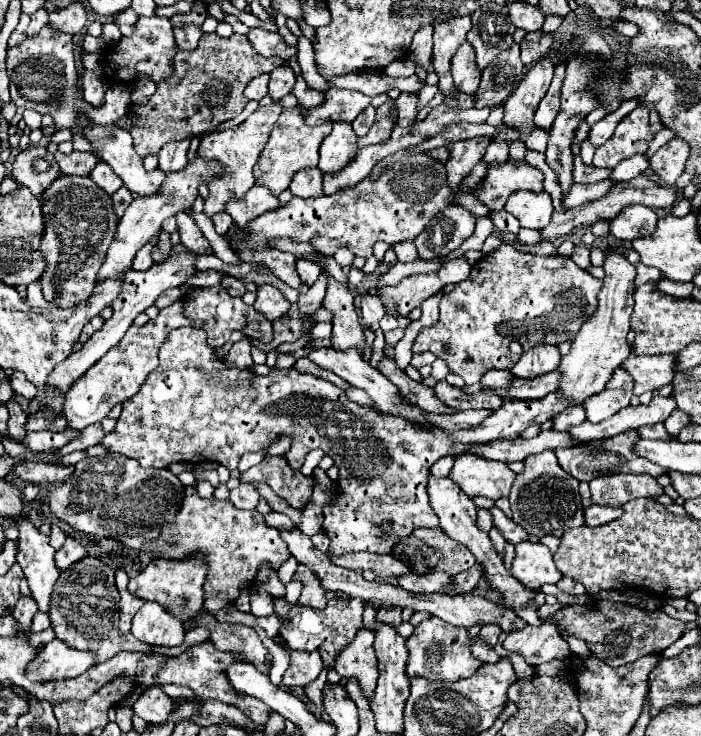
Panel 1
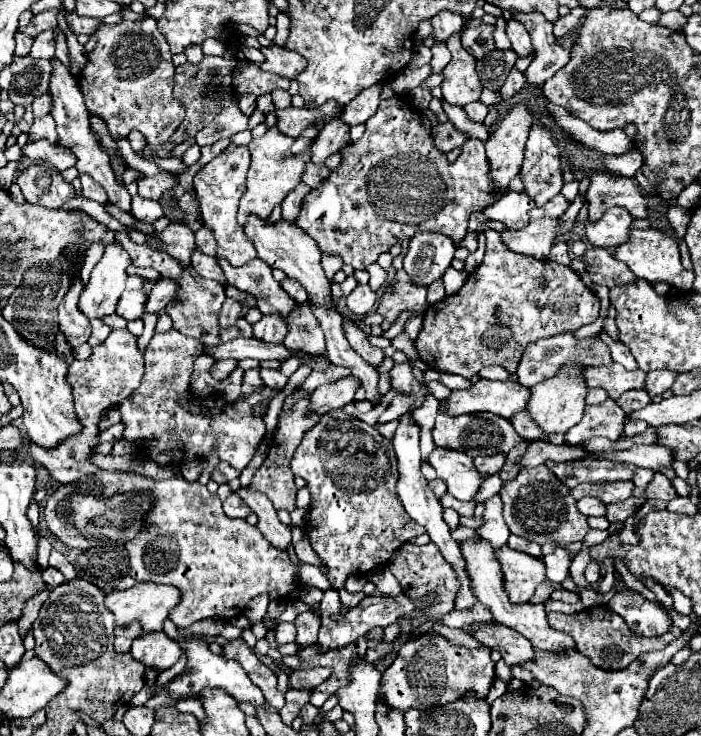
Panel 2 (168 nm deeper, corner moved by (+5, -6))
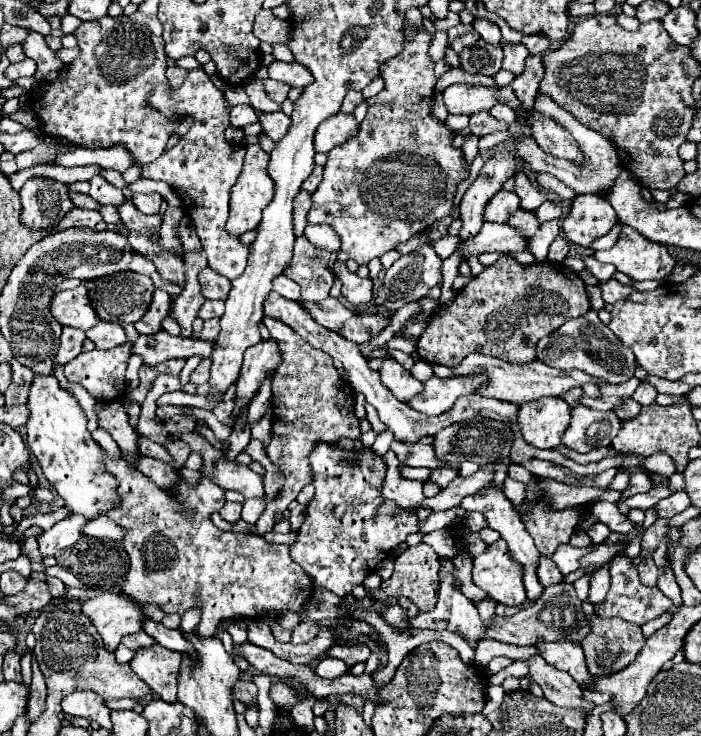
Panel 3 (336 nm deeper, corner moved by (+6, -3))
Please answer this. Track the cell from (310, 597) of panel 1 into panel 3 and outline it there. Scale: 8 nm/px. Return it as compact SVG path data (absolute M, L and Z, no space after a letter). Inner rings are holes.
M304 622L304 624L298 624L298 626L292 630L292 642L294 642L294 644L310 642L316 634L318 634L318 626L316 626L314 622Z

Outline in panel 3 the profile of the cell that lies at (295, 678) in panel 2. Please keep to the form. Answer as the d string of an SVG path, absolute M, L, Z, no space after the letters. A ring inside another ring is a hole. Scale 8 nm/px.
M324 658L320 664L318 664L318 668L316 668L316 672L322 676L322 678L338 678L338 676L342 676L342 674L346 674L348 672L348 666L342 662L342 660L336 660L336 658Z

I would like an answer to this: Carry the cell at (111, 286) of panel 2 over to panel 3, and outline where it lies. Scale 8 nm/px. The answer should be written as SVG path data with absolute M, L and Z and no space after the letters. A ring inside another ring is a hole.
M84 284L74 290L54 294L50 300L50 314L60 326L78 328L82 332L88 332L98 322L98 316L90 306L88 290Z

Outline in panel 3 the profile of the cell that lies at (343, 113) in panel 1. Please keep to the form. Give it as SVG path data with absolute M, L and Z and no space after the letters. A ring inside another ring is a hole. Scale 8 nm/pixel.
M272 112L272 114L258 114L258 122L262 126L262 132L270 136L274 142L280 140L286 130L290 128L290 116L284 112Z

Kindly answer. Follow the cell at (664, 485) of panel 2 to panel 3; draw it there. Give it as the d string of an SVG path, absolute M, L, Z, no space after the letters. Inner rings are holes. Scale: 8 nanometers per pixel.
M636 470L636 472L632 472L630 474L630 484L628 484L628 488L622 492L622 496L620 496L620 500L618 500L618 508L628 510L624 504L624 500L628 498L628 496L634 496L634 494L640 494L640 492L646 492L646 490L650 490L652 488L652 482L650 482L650 476L646 474L646 472L640 472L640 470Z

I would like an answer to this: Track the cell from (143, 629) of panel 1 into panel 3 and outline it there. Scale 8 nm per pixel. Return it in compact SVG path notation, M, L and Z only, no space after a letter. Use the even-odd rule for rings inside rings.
M156 644L152 648L138 650L130 666L134 674L144 680L156 696L160 696L164 702L172 702L176 700L176 676L180 662L180 652Z

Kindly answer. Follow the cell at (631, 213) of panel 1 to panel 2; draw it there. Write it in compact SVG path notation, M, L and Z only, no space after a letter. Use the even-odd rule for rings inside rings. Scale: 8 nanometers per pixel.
M611 207L597 223L587 223L585 233L595 247L619 247L627 243L631 233L633 215L625 207Z

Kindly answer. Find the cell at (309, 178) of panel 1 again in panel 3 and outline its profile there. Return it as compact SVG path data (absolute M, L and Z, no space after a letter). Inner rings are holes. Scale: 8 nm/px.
M300 190L294 200L294 234L302 236L306 228L306 214L310 210L310 194L306 190Z

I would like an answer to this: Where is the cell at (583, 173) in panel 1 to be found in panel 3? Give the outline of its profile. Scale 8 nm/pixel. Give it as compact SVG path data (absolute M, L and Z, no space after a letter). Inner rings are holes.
M544 202L538 210L536 210L536 218L540 224L548 222L548 220L554 220L554 218L560 218L562 214L562 208L560 204L554 204L554 202Z

